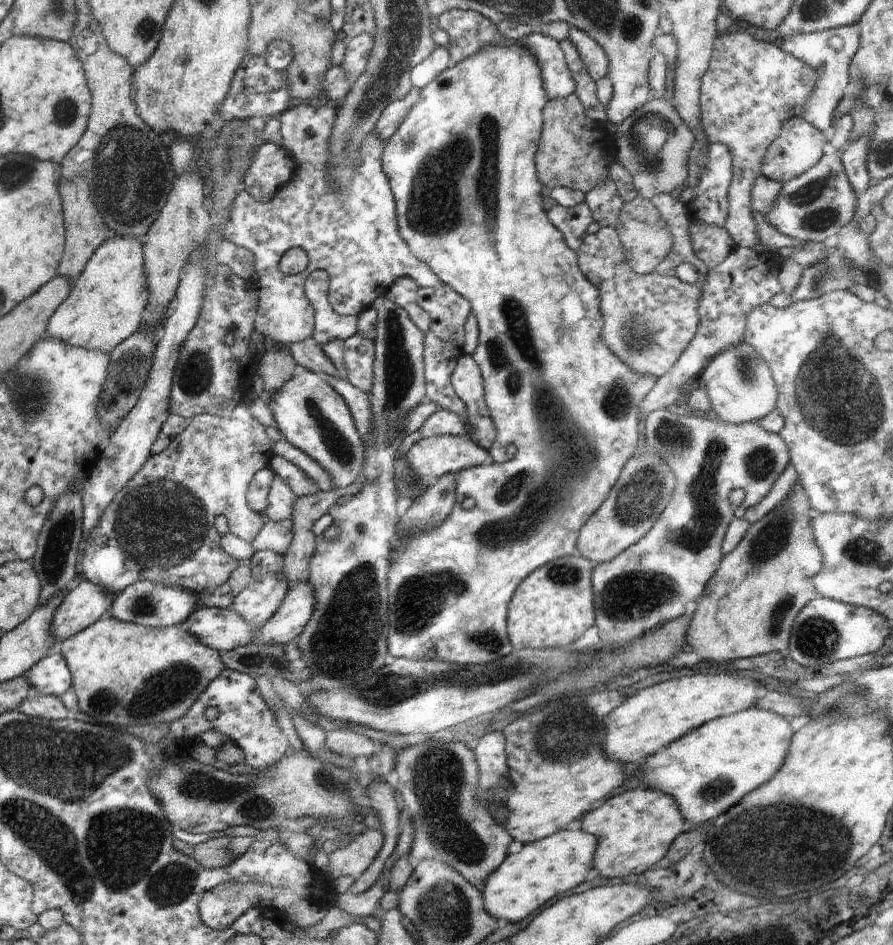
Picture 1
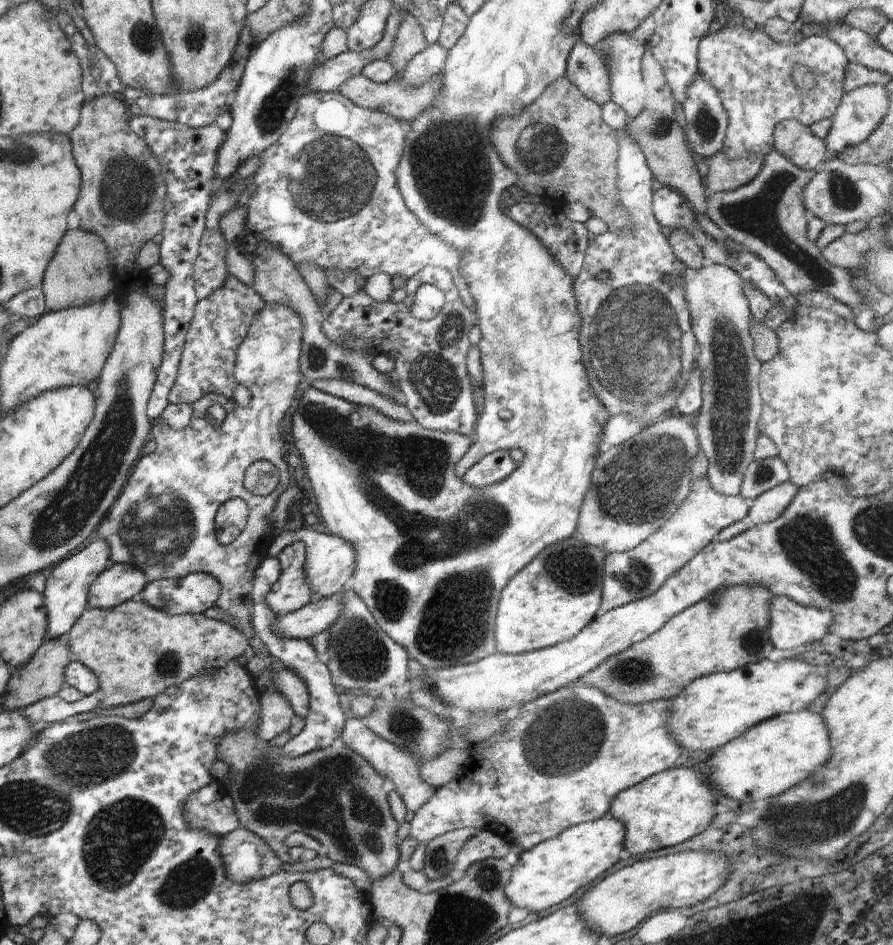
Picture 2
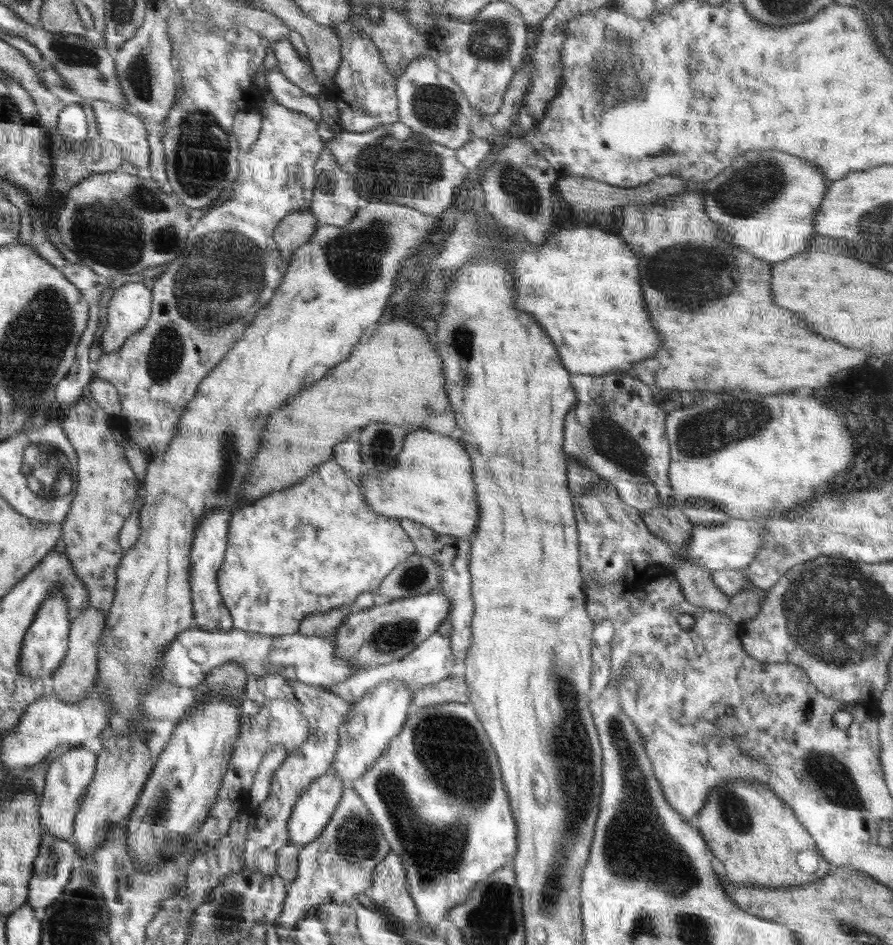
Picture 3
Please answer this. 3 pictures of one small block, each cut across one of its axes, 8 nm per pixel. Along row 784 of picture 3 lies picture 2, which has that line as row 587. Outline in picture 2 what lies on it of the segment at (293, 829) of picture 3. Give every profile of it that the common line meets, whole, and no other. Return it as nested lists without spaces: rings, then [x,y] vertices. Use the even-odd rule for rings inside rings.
[[[303,526],[300,530],[284,531],[278,536],[273,536],[273,541],[269,548],[269,556],[276,557],[283,548],[286,548],[286,545],[296,541],[302,541],[307,548],[307,560],[304,568],[313,599],[323,599],[344,590],[344,586],[353,575],[355,567],[356,553],[351,544],[341,536],[313,531]]]

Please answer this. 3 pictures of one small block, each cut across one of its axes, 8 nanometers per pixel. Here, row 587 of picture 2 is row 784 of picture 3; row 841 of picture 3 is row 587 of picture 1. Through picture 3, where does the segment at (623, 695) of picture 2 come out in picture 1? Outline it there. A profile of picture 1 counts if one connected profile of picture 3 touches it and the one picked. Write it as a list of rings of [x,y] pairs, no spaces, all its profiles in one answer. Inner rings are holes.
[[[799,481],[792,492],[770,514],[750,525],[740,544],[725,554],[716,574],[710,577],[704,594],[693,603],[688,614],[685,648],[702,658],[704,664],[718,665],[728,660],[782,652],[789,647],[792,625],[798,613],[818,596],[812,578],[824,564],[814,540],[810,520],[815,515]]]

